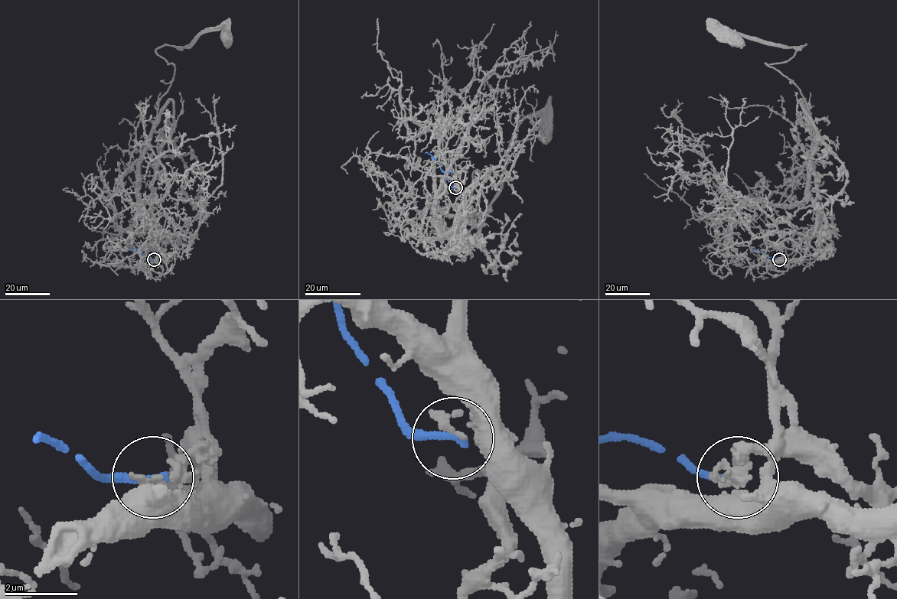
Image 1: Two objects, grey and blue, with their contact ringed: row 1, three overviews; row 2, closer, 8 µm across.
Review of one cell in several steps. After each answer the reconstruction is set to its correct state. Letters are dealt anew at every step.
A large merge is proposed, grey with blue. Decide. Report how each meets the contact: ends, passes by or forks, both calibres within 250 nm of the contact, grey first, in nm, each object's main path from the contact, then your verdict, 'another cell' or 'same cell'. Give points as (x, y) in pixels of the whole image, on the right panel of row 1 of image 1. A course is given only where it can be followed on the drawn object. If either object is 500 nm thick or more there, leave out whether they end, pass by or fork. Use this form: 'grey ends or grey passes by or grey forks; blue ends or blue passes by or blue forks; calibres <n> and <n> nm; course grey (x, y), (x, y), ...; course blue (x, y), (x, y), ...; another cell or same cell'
grey ends; blue ends; calibres 160 and 240 nm; course grey (779, 259), (800, 260), (814, 229), (813, 128), (800, 90), (765, 63), (805, 45), (723, 27), (732, 37); course blue (779, 259), (751, 249); another cell

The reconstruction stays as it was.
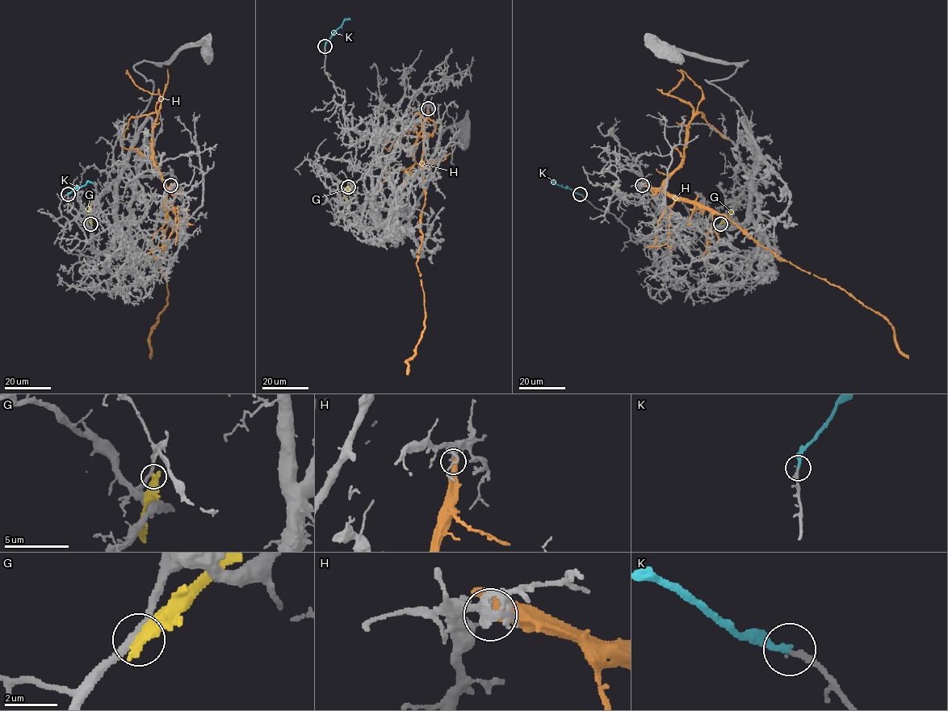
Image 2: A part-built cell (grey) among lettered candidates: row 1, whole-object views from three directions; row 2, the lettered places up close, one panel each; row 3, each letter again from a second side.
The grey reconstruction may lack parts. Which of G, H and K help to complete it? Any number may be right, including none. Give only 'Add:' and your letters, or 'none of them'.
Add: K

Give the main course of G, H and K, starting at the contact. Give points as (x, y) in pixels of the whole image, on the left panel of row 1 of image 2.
G: (91, 224), (89, 216), (91, 201)
H: (170, 185), (165, 201), (168, 226), (159, 267), (166, 281), (167, 304), (149, 337), (151, 359)
K: (68, 194), (88, 181), (93, 183)

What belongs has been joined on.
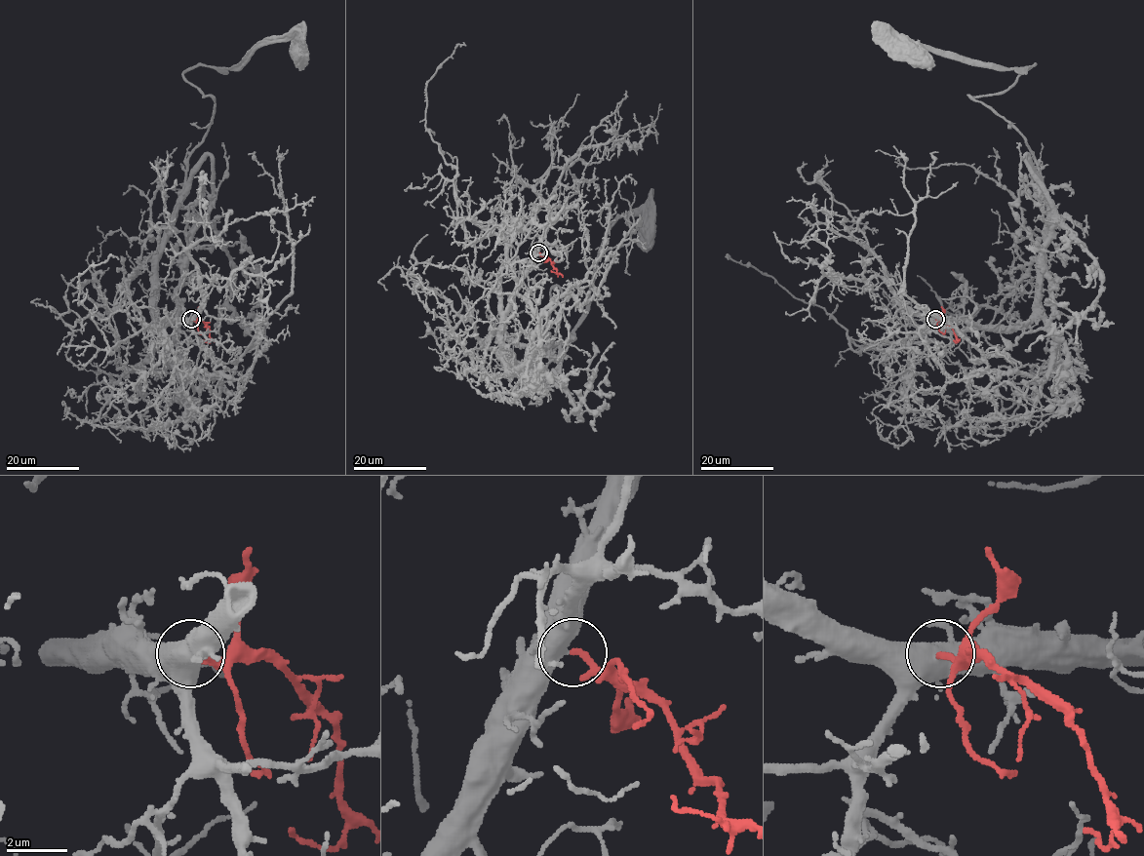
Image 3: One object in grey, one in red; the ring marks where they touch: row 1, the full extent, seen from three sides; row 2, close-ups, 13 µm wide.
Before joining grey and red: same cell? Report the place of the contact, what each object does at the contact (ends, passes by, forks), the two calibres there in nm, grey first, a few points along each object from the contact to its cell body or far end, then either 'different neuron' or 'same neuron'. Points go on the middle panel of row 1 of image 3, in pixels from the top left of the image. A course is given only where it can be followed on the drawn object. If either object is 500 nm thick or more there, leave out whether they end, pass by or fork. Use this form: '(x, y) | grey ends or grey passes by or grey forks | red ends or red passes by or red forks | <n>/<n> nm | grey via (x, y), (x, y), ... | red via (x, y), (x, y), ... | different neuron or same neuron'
(538, 252) | 600/160 nm | grey via (538, 252), (503, 322), (515, 364), (550, 341), (554, 287), (533, 341), (577, 323), (618, 219), (648, 231) | red via (539, 252), (548, 258), (557, 273), (551, 270) | same neuron

